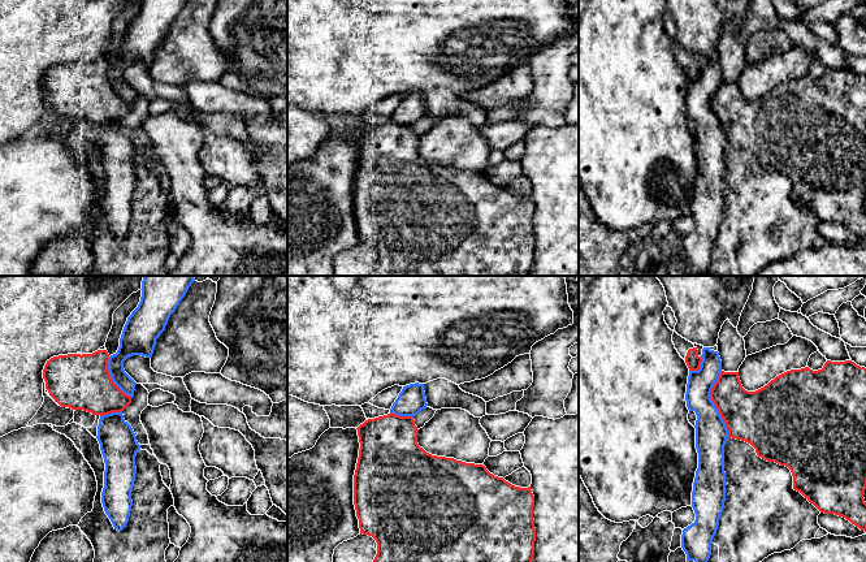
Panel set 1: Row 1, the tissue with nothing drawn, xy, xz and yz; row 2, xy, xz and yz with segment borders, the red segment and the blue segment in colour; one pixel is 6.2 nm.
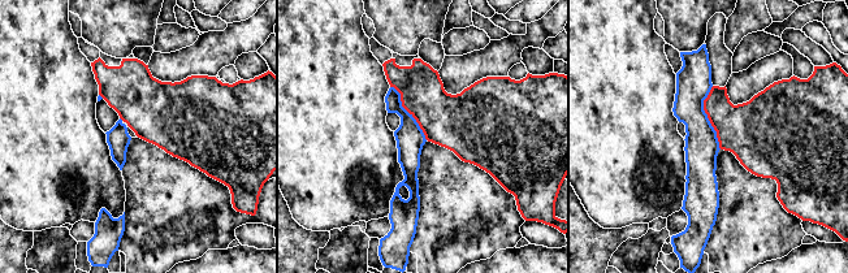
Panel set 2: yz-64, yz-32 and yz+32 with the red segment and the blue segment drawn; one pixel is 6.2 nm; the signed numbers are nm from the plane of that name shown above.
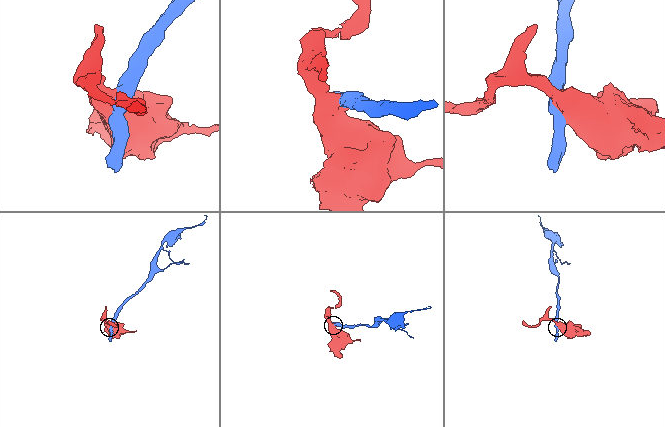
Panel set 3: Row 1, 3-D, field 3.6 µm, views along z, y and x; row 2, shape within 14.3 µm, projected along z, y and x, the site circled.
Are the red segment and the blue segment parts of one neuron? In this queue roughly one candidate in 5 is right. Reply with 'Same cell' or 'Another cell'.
Another cell

